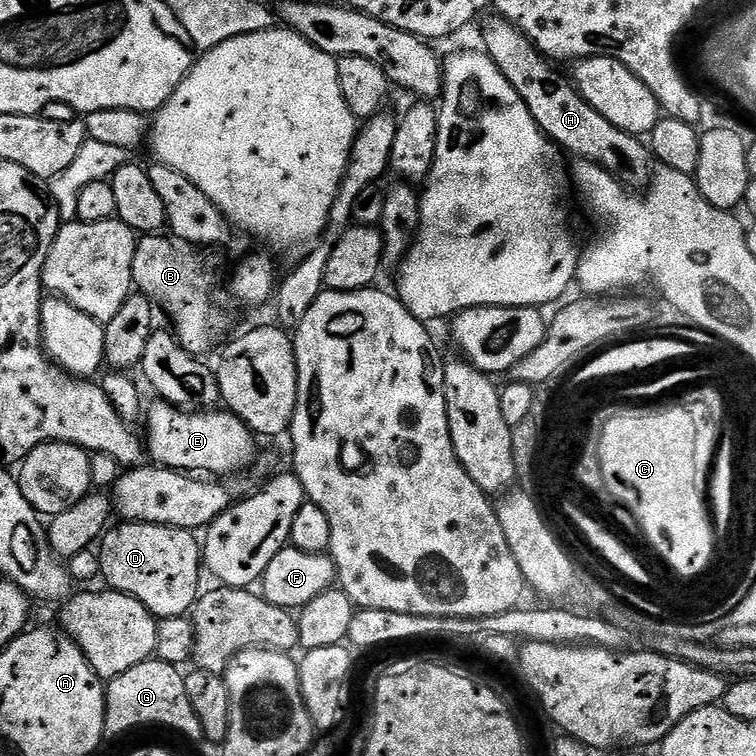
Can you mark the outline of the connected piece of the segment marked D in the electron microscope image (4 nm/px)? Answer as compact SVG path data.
M117 523L117 528L105 531L98 544L100 576L113 592L121 592L146 606L153 616L188 616L199 592L199 572L202 567L202 544L195 531L186 528L171 528L165 524Z

